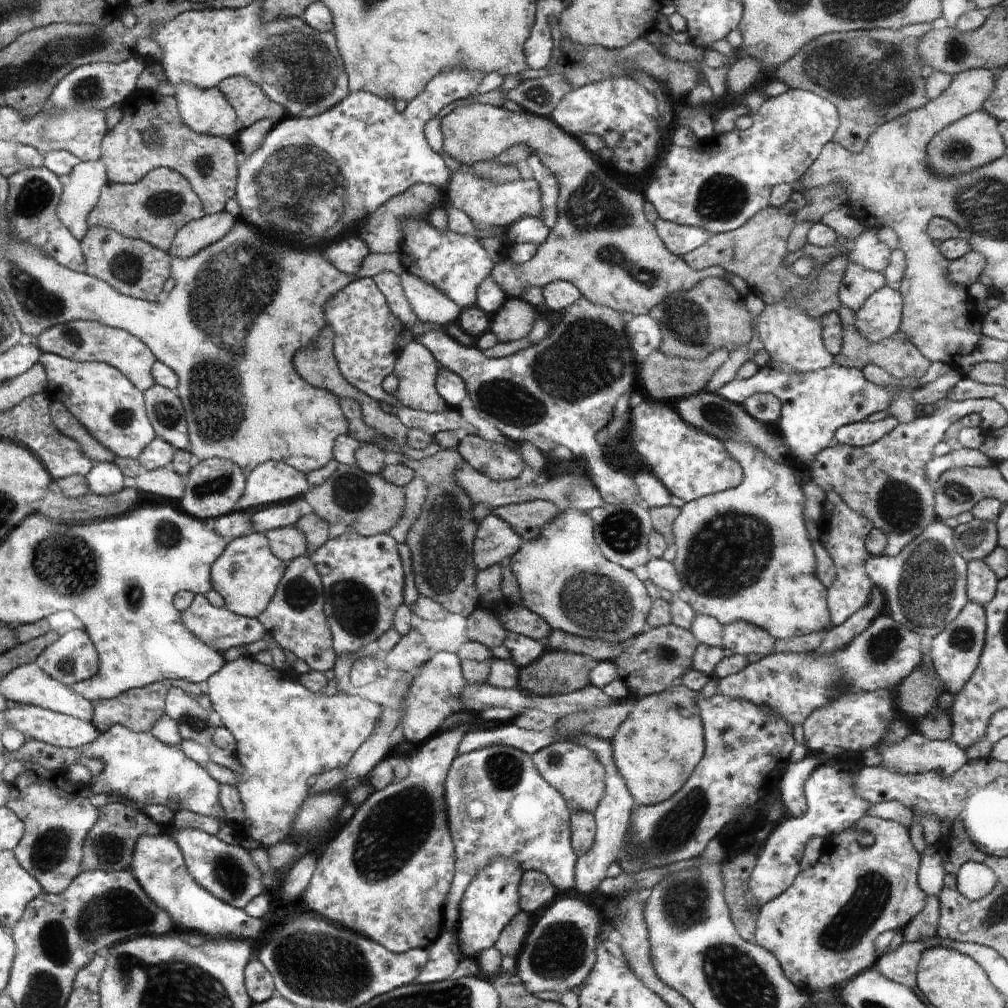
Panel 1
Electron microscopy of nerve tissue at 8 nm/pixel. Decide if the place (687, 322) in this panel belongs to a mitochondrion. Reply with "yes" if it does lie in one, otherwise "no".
yes

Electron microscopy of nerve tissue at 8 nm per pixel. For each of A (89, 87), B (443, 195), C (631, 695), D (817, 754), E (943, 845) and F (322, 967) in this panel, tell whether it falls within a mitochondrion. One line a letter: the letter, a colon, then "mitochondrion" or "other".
A: mitochondrion
B: other
C: other
D: other
E: other
F: mitochondrion

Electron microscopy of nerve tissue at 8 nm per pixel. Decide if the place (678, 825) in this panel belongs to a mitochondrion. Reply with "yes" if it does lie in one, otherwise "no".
yes

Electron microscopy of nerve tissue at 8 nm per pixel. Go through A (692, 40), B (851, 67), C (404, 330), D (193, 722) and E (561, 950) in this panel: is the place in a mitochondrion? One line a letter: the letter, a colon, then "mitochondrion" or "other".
A: other
B: mitochondrion
C: other
D: mitochondrion
E: mitochondrion

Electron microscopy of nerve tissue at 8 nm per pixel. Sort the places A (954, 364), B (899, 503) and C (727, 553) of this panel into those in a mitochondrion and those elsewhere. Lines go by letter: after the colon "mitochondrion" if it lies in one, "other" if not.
A: other
B: mitochondrion
C: mitochondrion

